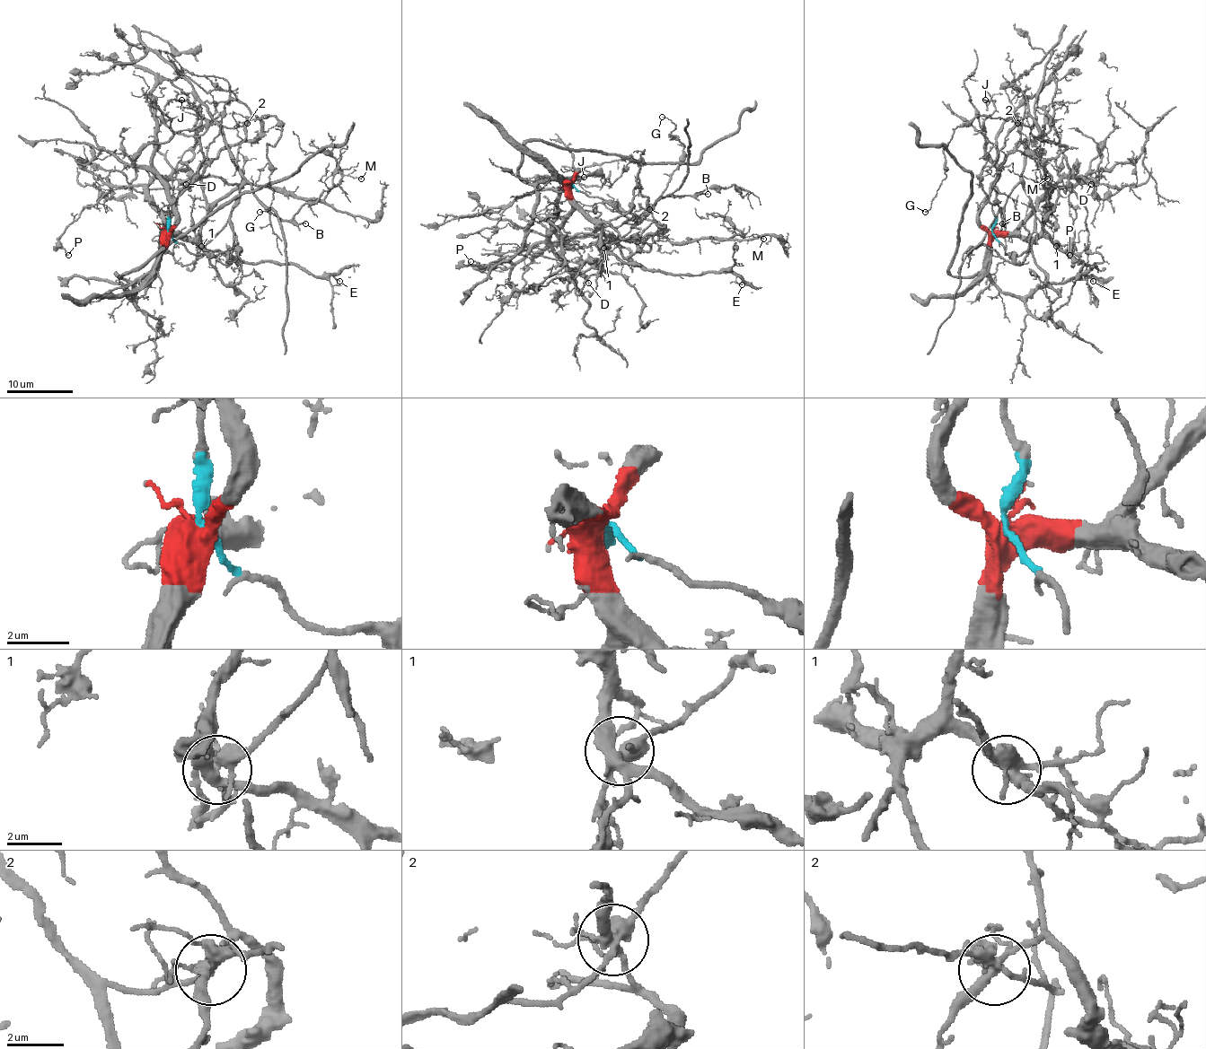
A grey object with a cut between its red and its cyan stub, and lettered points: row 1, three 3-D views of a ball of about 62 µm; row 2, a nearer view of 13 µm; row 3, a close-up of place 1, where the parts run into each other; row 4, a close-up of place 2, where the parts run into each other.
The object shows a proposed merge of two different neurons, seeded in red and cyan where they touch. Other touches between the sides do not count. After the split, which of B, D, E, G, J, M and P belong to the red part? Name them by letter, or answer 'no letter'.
D, E, J, M, P

